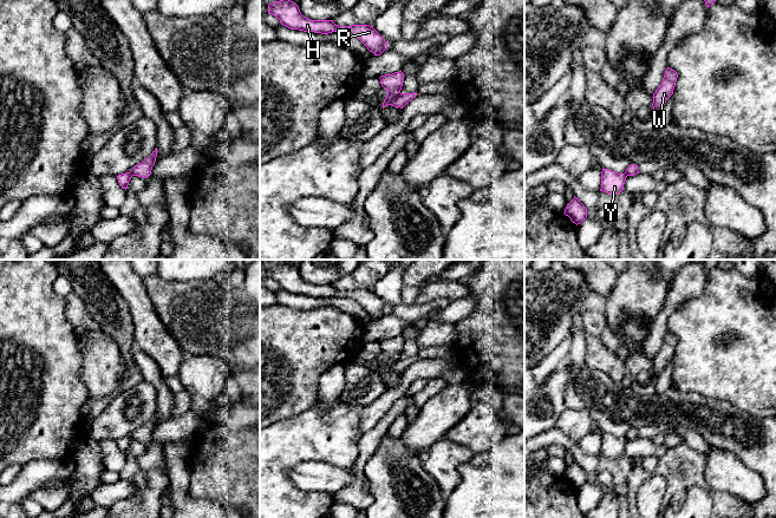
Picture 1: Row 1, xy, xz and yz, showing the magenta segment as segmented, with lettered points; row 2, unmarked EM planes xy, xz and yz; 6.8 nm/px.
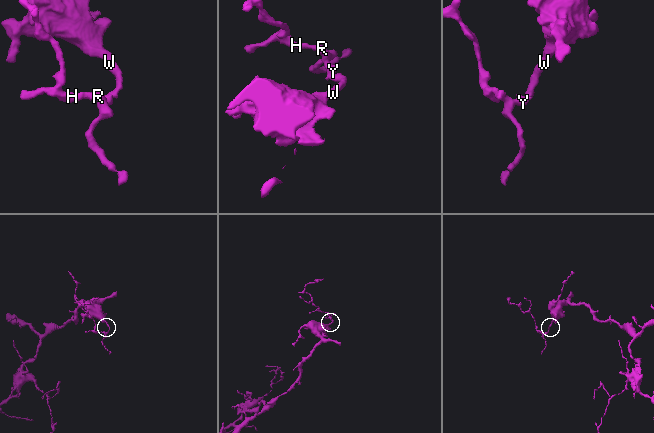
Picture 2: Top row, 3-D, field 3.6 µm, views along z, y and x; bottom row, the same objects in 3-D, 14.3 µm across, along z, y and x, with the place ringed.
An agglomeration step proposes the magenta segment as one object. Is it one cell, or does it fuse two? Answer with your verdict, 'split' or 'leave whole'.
split

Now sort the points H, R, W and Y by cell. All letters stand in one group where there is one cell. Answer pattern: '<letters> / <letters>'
H R Y / W

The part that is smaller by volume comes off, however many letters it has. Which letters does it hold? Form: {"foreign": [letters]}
{"foreign": ["H", "R", "Y"]}

